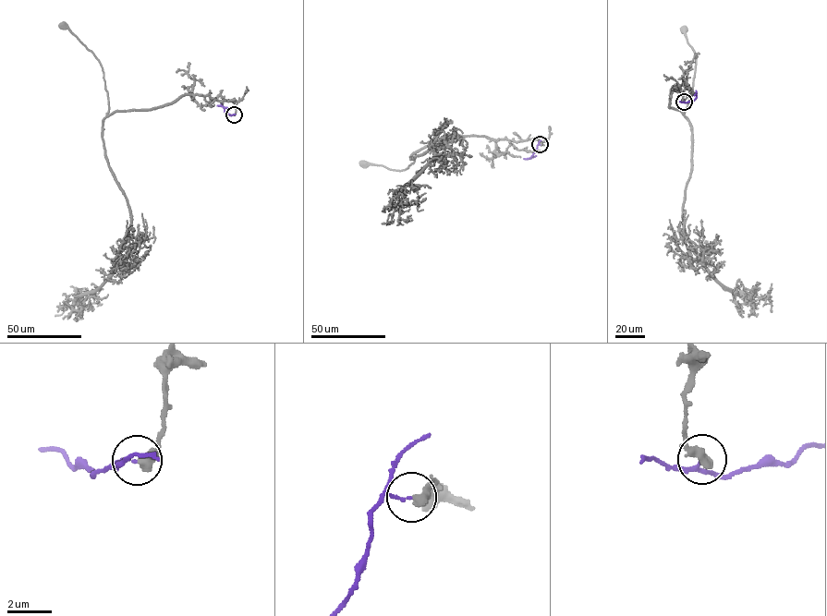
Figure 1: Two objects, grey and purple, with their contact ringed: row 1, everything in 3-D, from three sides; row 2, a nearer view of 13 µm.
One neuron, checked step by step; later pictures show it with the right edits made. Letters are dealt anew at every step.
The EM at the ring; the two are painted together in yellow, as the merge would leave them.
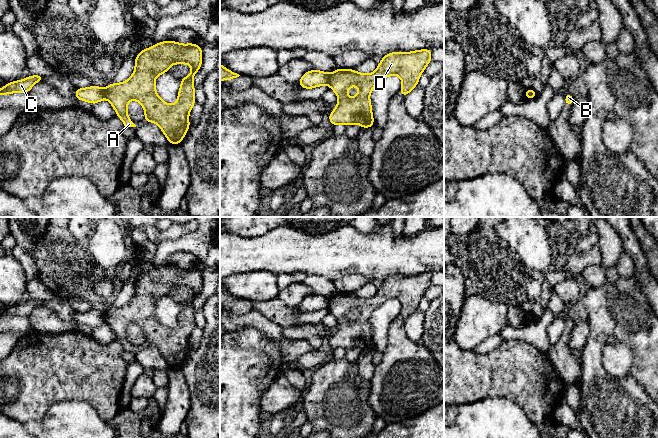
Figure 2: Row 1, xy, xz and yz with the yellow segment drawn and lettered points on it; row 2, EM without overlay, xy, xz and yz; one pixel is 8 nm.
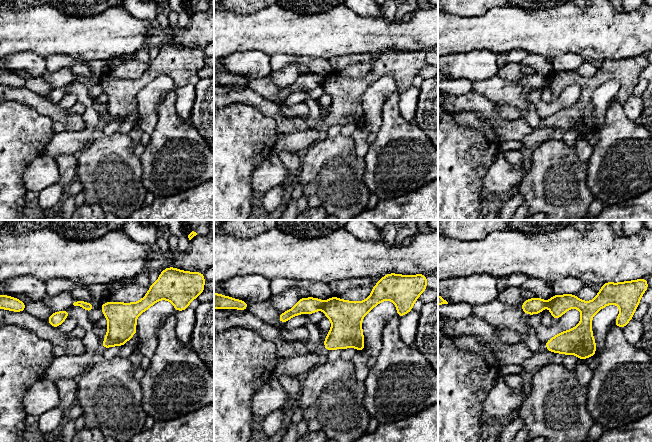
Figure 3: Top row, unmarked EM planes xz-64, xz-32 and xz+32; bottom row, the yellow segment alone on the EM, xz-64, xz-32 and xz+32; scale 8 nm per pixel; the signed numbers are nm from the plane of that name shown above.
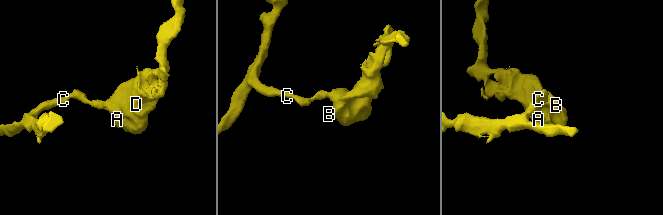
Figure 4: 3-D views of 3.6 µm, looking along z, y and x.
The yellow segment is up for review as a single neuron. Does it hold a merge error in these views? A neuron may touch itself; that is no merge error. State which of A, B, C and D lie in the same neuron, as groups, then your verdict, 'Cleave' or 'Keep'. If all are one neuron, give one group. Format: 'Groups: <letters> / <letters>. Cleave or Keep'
Groups: A B D / C. Cleave

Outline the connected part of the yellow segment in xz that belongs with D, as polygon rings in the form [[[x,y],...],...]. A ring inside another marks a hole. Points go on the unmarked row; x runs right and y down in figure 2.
[[[422,273],[388,277],[371,298],[362,298],[351,292],[337,292],[330,298],[328,306],[339,323],[337,330],[329,338],[330,347],[333,350],[359,348],[361,352],[373,351],[374,342],[369,320],[375,309],[390,299],[397,299],[402,304],[399,316],[405,321],[417,310],[421,298],[432,285],[431,276],[431,273]],[[354,309],[359,312],[359,316],[353,322],[348,322],[347,314]]]

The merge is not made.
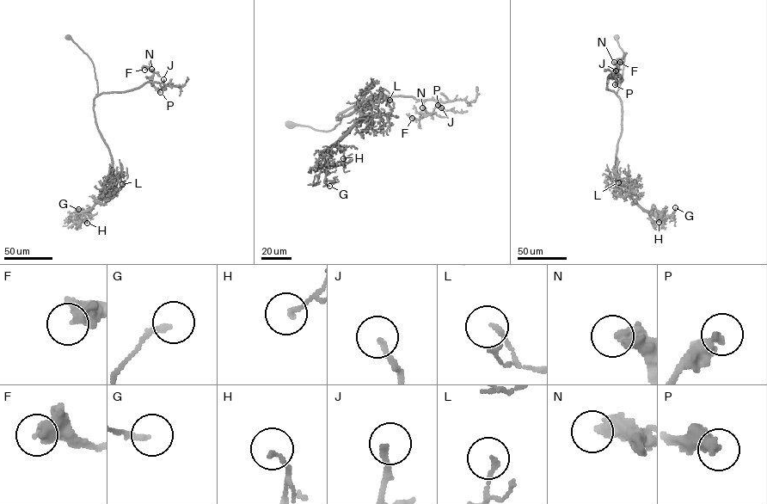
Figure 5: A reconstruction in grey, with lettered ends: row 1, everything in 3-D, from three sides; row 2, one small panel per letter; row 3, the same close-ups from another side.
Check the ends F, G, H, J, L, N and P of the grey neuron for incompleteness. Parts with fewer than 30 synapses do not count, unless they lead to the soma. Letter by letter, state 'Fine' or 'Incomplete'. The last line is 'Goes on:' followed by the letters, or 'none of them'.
F: Fine
G: Fine
H: Fine
J: Incomplete
L: Fine
N: Incomplete
P: Fine
Goes on: J, N

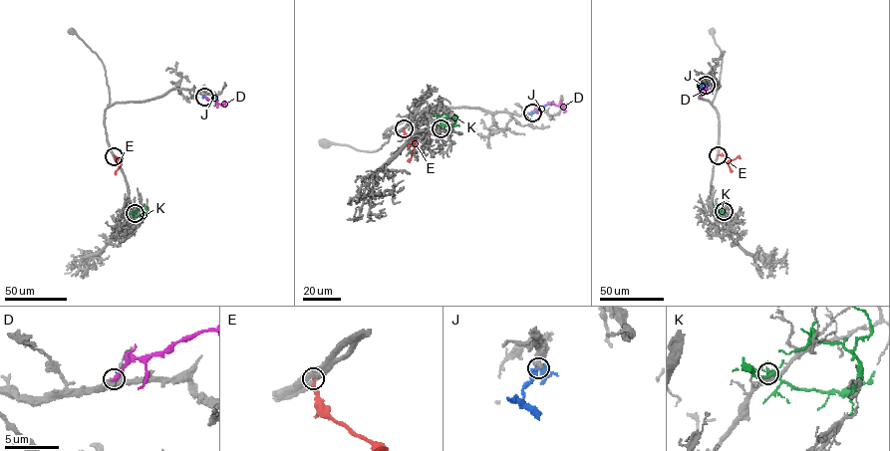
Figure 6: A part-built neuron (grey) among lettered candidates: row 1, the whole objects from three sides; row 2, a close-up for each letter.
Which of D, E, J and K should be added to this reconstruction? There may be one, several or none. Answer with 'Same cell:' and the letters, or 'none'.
Same cell: D

